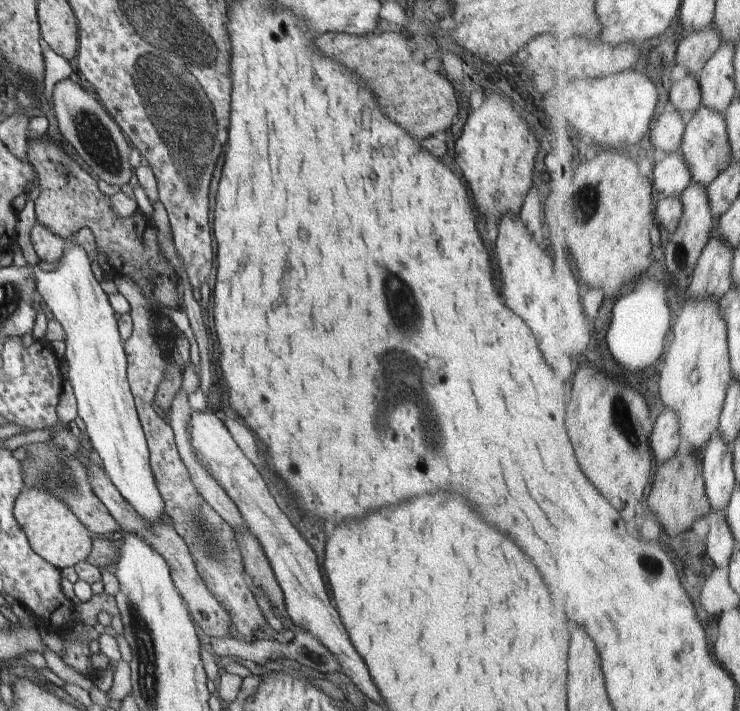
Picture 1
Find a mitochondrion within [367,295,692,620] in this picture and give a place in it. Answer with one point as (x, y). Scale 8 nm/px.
(619, 413)

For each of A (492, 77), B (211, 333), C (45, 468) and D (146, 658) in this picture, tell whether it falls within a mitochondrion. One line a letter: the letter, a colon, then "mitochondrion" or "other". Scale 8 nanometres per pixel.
A: other
B: other
C: mitochondrion
D: mitochondrion

